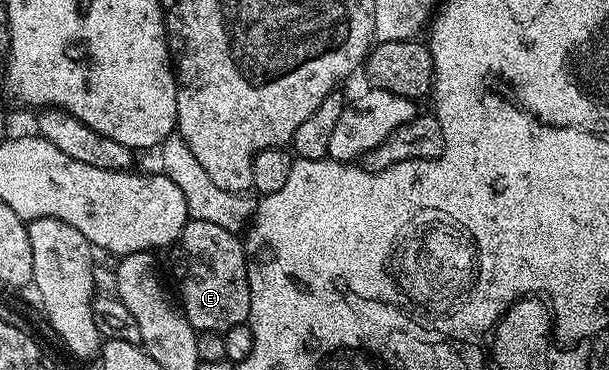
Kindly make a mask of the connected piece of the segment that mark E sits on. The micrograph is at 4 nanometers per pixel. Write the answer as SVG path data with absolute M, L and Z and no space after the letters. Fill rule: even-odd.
M189 219L172 245L170 255L176 288L180 291L179 303L184 317L197 333L223 334L247 321L250 314L248 254L245 241L237 233L224 230L213 222Z

